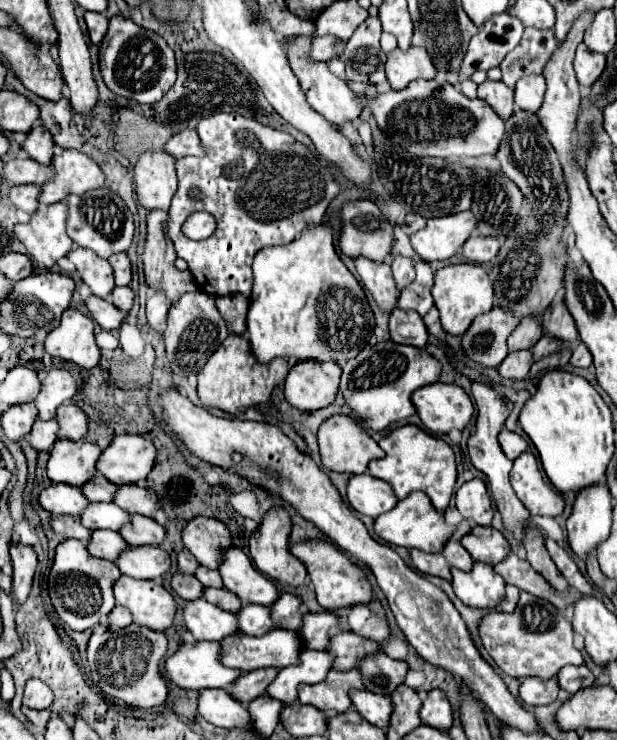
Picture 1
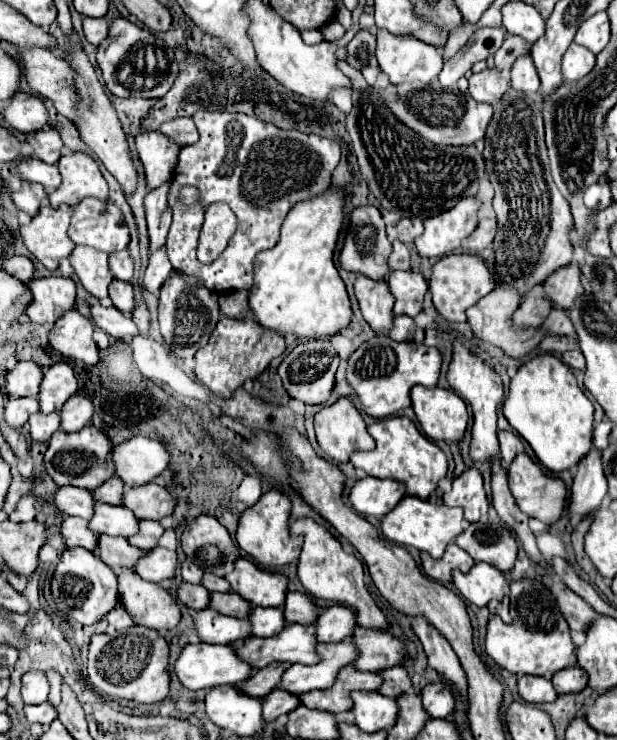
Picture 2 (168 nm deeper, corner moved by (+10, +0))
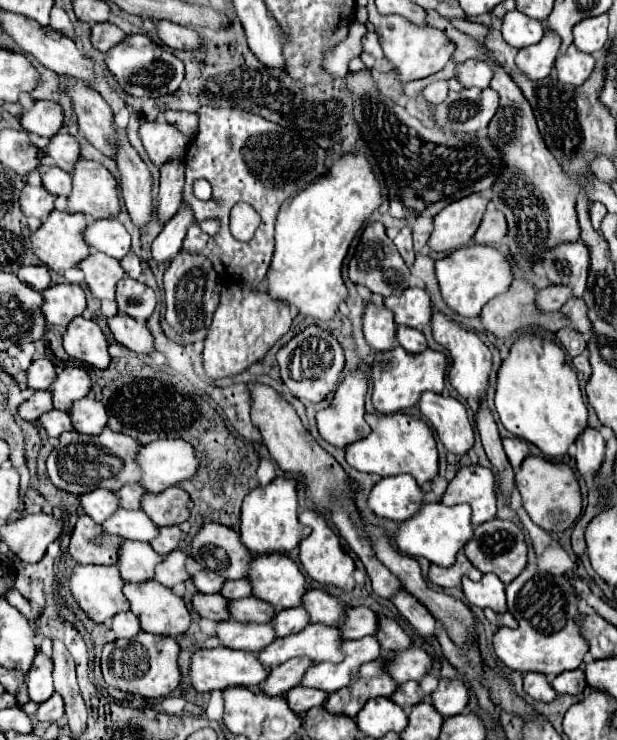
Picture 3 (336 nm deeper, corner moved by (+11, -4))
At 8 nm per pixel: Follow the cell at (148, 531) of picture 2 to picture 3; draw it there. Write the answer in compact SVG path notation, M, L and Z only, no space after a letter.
M162 526L158 530L158 536L150 542L154 552L160 556L166 556L168 552L176 550L178 544L180 544L180 528L178 526Z

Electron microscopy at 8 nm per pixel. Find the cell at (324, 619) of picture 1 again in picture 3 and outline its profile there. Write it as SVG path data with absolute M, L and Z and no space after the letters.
M366 606L346 608L346 618L344 618L344 624L340 628L342 640L358 640L358 638L364 638L368 634L374 634L376 620L378 620L376 614Z

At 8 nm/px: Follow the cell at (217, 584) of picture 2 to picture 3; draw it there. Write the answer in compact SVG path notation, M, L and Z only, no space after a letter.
M242 578L242 580L234 580L234 582L228 580L228 582L224 582L220 594L222 594L224 598L228 598L228 600L246 598L246 596L250 596L250 584L248 584L246 578Z

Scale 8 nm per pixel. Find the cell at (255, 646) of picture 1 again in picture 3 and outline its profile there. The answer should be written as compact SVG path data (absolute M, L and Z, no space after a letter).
M308 624L308 628L288 636L276 638L268 648L258 652L258 660L264 668L274 668L290 658L310 658L312 662L340 662L340 634L336 628L324 624Z

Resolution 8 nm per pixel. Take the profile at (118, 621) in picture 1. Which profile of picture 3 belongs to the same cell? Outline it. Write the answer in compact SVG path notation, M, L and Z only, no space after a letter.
M120 612L120 614L116 614L112 618L110 628L116 632L118 638L132 638L132 636L136 636L142 630L138 618L132 612Z

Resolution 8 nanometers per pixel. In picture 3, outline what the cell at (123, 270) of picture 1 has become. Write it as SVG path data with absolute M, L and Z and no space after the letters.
M128 252L122 260L120 260L120 266L124 268L124 272L130 276L130 278L140 278L142 274L142 268L140 268L140 260L136 254Z

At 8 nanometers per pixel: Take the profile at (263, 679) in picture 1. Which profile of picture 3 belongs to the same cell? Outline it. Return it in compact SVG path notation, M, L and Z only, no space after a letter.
M288 660L272 668L268 678L260 684L262 692L268 696L284 696L284 692L300 684L300 676L306 672L310 664L312 664L310 660Z

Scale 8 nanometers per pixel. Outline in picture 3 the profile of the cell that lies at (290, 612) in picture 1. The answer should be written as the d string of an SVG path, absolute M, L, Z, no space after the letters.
M308 590L302 606L306 608L312 624L328 624L334 628L344 624L344 604L324 590Z

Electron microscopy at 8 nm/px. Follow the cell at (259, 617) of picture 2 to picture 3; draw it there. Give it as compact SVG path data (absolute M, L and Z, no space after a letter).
M288 608L288 610L280 610L276 612L276 616L272 618L272 626L278 638L290 636L300 632L300 628L308 626L308 614L304 612L304 608Z

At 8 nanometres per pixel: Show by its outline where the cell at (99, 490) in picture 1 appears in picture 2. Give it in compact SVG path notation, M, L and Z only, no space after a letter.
M113 476L103 486L99 486L97 490L93 490L93 496L95 496L97 502L121 506L121 494L123 494L123 490L125 490L125 484L121 484L121 480L117 476Z

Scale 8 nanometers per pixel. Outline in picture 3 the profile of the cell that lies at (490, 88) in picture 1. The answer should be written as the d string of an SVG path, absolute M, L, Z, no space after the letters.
M466 60L462 64L456 64L458 70L458 82L464 88L488 88L490 80L492 80L492 68L486 62L478 62L478 60Z

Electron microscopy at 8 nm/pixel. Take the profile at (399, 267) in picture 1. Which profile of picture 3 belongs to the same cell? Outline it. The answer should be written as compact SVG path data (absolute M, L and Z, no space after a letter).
M402 228L402 230L398 232L398 236L394 238L394 244L396 244L400 256L404 258L406 266L412 266L416 254L414 254L414 250L412 250L412 234L410 234L410 230L408 230L408 228Z

